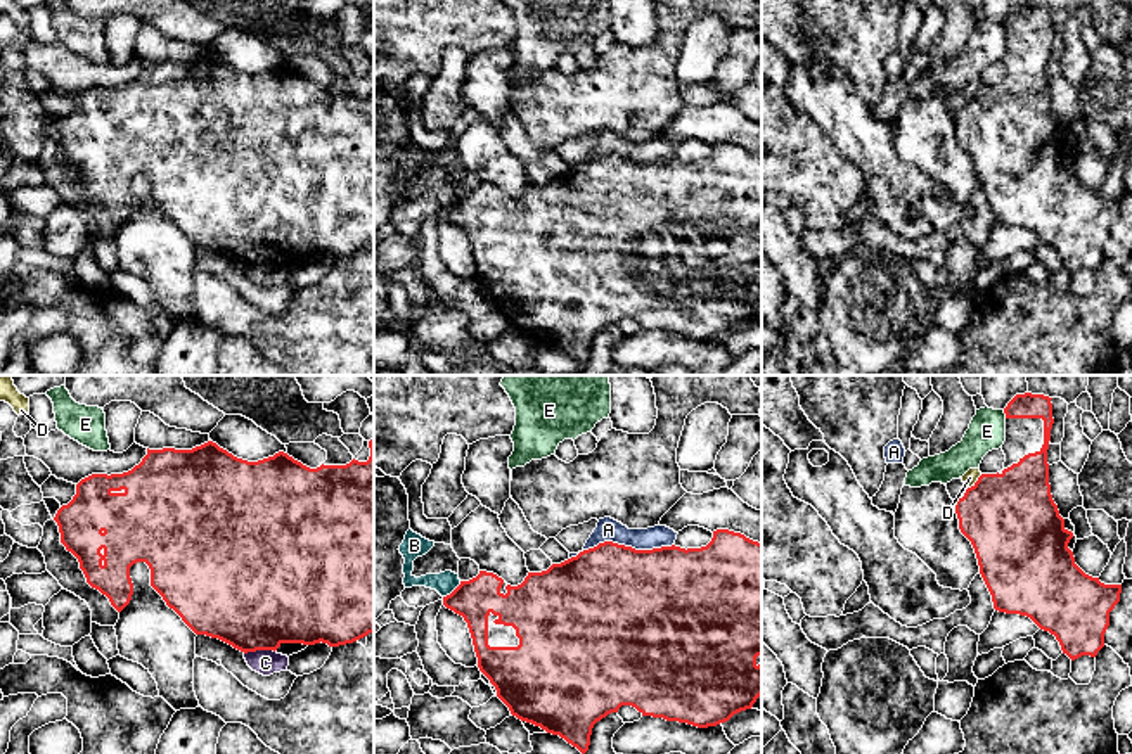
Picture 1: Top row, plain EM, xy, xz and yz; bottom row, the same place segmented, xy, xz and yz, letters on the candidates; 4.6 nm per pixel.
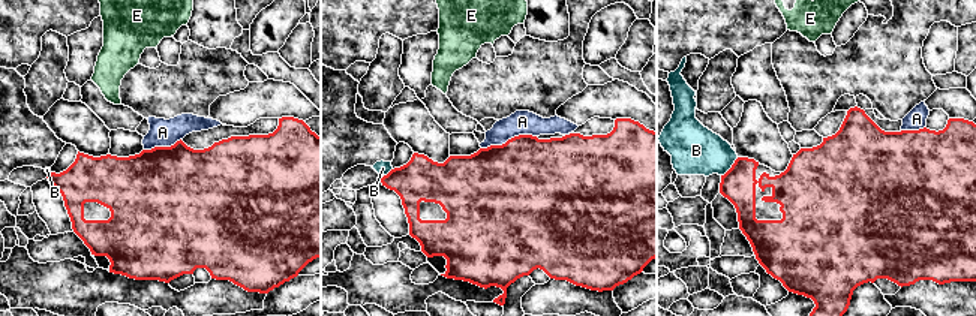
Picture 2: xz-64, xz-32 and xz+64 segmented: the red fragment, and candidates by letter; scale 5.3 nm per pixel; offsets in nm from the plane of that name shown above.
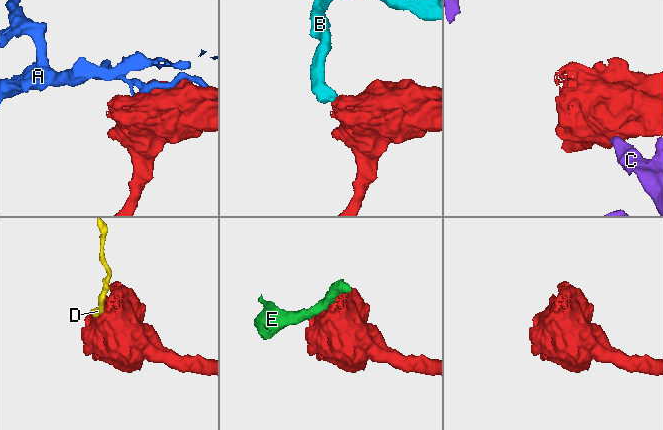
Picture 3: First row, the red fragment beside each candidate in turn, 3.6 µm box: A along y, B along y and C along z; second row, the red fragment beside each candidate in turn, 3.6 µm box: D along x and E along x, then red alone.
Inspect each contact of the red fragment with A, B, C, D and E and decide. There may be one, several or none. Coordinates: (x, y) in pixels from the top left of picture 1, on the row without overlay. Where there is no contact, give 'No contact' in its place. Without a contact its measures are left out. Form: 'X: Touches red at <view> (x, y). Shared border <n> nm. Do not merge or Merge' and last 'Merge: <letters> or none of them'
A: Touches red at xz (622, 158). Shared border 500 nm. Do not merge
B: Touches red at xz (454, 203). Shared border 120 nm. Do not merge
C: Touches red at xy (258, 261). Shared border 140 nm. Do not merge
D: Touches red at yz (977, 94). Shared border 100 nm. Do not merge
E: Touches red at yz (1004, 25). Shared border 40 nm. Do not merge
Merge: none of them

